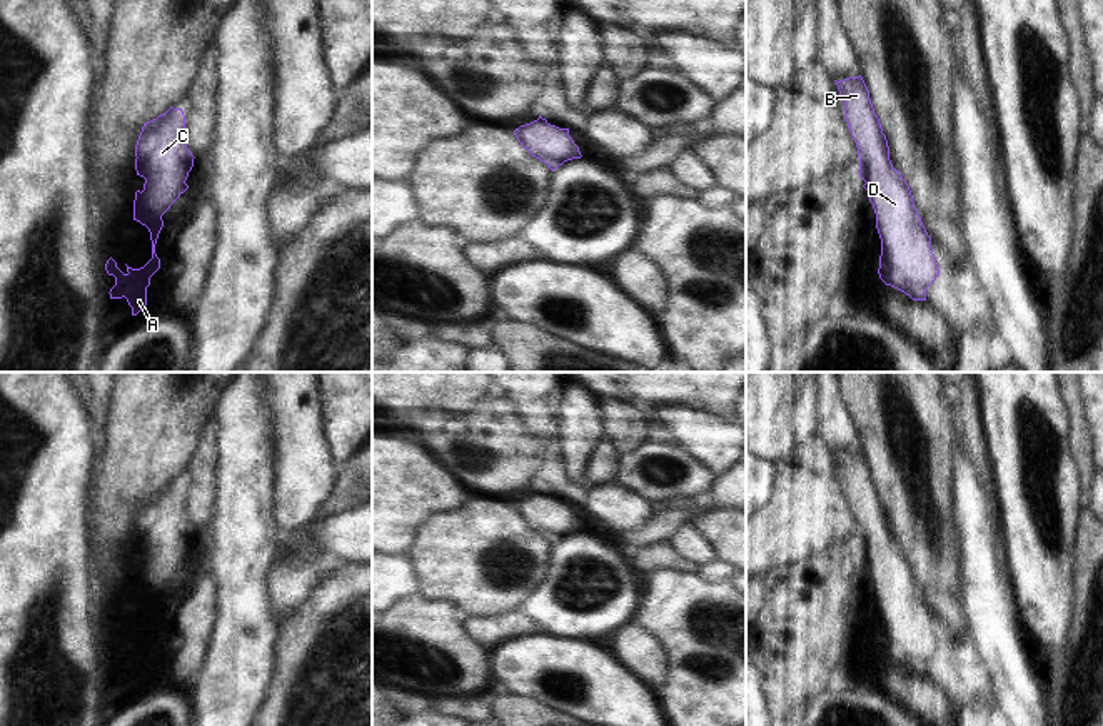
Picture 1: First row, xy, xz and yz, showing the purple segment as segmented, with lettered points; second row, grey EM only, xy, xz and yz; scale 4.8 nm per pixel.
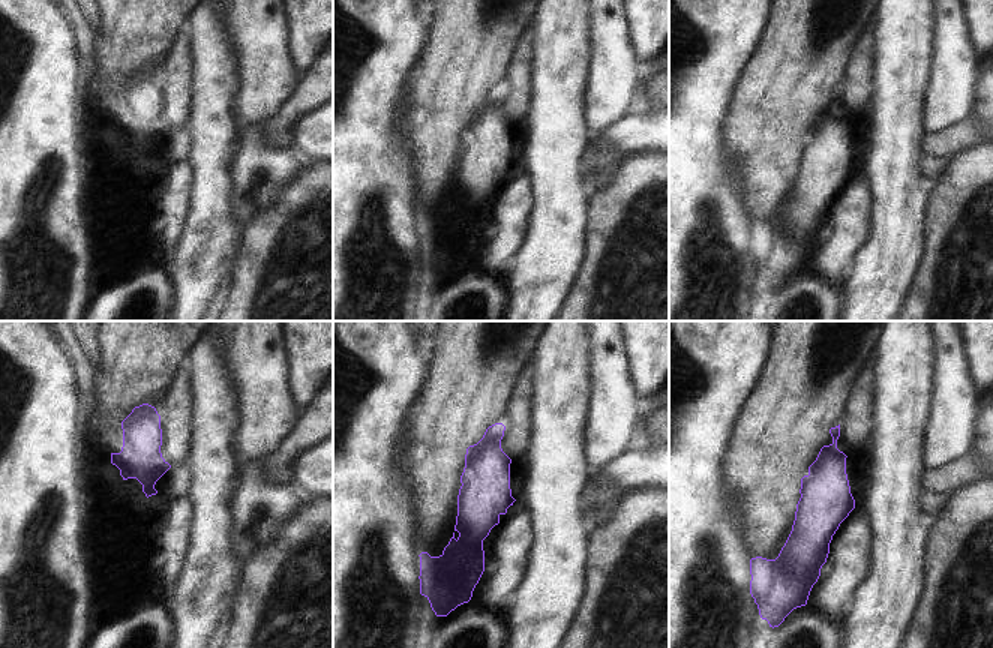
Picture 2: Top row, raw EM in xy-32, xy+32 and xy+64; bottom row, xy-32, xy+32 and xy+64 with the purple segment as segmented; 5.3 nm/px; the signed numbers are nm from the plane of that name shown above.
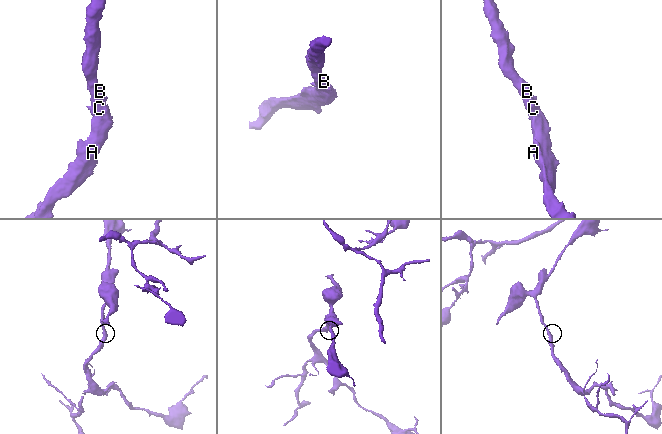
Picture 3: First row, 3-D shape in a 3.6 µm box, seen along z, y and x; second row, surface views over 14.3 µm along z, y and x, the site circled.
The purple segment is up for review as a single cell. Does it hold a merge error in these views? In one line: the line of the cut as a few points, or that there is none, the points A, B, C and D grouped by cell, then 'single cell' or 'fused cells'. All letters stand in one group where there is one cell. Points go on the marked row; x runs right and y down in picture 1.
cut none; groups A B C D; single cell

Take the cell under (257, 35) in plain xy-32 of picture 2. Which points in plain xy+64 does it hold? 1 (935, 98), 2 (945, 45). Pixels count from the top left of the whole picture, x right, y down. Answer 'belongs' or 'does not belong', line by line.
1: belongs
2: belongs

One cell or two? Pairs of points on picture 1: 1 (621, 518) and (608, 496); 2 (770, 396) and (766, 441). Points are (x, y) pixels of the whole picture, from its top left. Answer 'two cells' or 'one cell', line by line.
1: one cell
2: one cell

